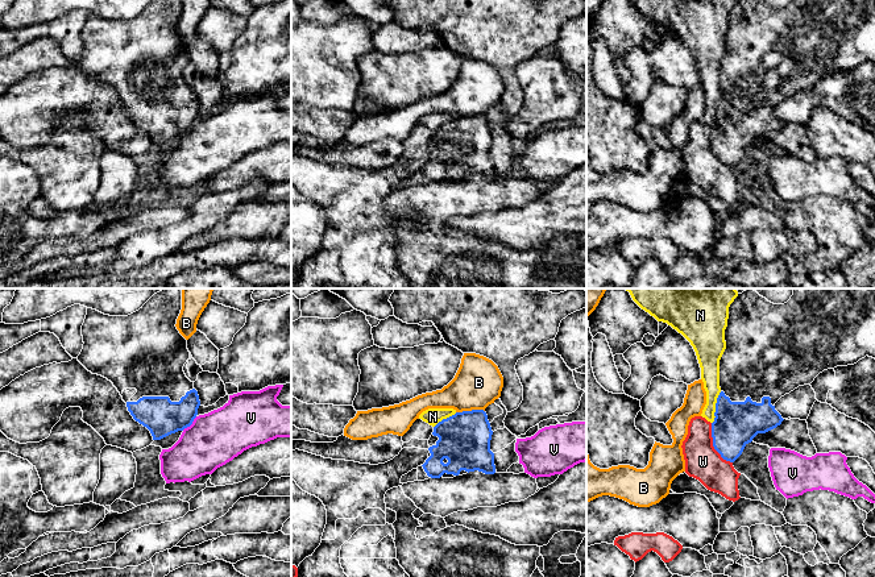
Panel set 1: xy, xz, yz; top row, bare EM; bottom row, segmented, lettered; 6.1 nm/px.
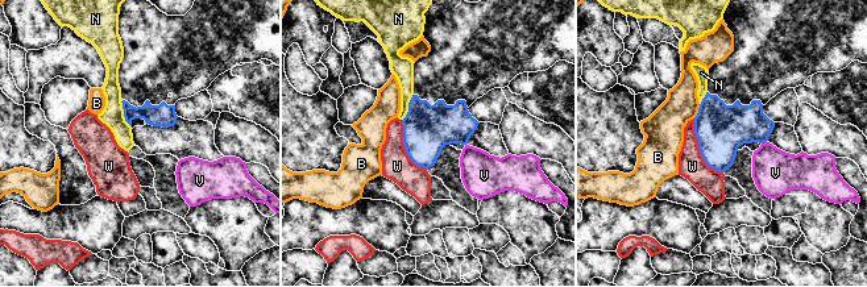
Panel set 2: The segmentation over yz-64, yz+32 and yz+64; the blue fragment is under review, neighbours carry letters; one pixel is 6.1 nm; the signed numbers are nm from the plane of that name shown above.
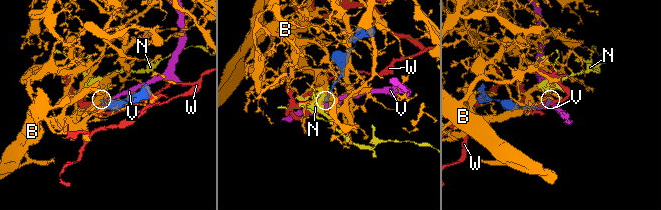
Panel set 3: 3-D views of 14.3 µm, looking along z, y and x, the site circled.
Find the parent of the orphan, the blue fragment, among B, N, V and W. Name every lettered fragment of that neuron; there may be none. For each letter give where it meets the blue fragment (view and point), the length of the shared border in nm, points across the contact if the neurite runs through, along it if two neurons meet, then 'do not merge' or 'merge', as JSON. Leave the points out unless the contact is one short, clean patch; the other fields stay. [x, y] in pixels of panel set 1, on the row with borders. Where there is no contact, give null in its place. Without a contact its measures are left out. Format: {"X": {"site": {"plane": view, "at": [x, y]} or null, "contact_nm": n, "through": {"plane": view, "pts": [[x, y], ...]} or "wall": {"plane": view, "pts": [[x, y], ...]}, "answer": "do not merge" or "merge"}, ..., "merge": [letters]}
{"B": {"site": {"plane": "xz", "at": [469, 411]}, "contact_nm": 180, "answer": "do not merge"}, "N": {"site": {"plane": "yz", "at": [716, 407]}, "contact_nm": 200, "wall": {"plane": "yz", "pts": [[721, 391], [712, 423]]}, "answer": "do not merge"}, "V": {"site": {"plane": "xy", "at": [190, 424]}, "contact_nm": 130, "wall": {"plane": "xy", "pts": [[197, 416], [182, 430]]}, "answer": "do not merge"}, "W": {"site": {"plane": "yz", "at": [713, 445]}, "contact_nm": 280, "answer": "do not merge"}, "merge": []}

